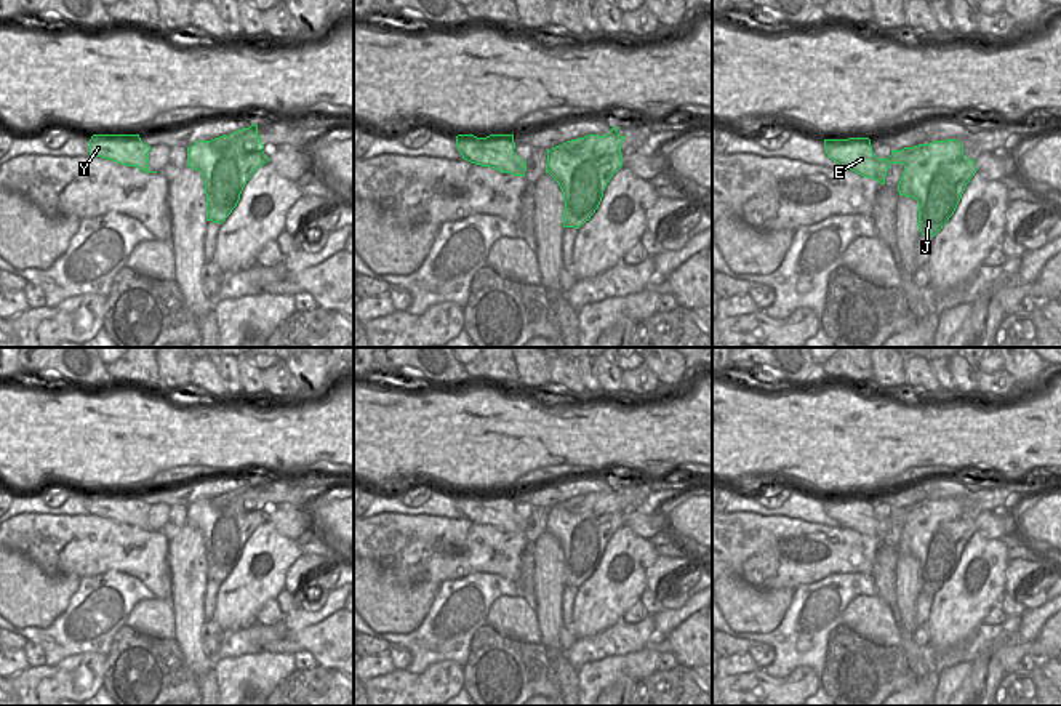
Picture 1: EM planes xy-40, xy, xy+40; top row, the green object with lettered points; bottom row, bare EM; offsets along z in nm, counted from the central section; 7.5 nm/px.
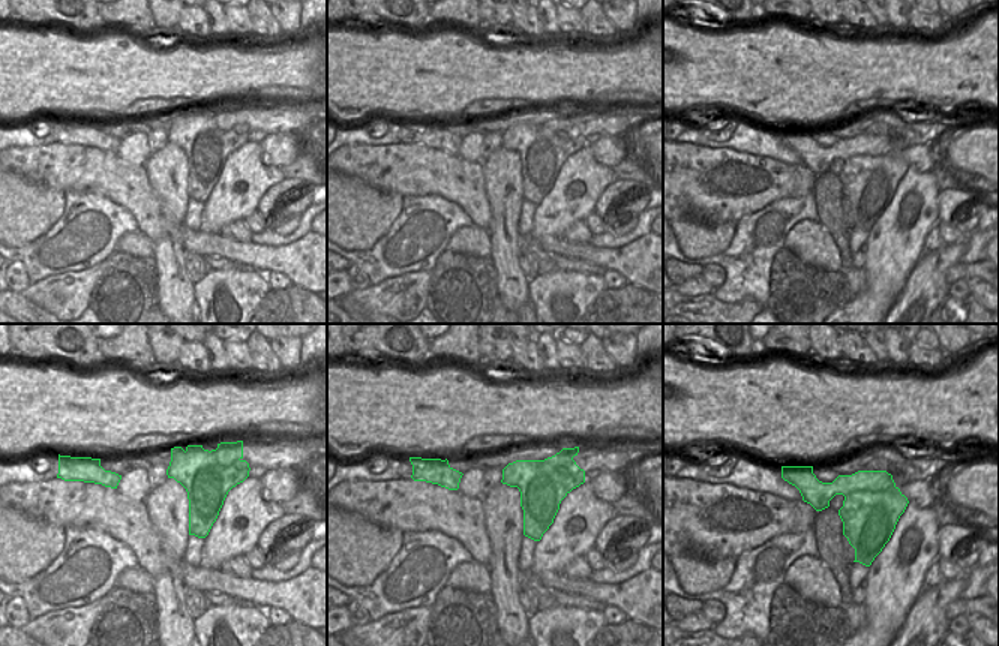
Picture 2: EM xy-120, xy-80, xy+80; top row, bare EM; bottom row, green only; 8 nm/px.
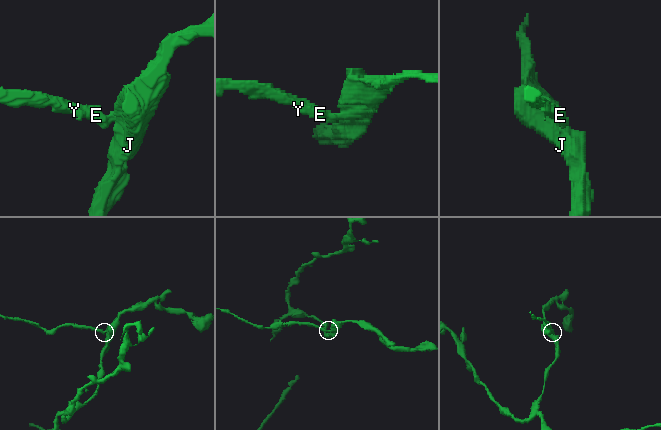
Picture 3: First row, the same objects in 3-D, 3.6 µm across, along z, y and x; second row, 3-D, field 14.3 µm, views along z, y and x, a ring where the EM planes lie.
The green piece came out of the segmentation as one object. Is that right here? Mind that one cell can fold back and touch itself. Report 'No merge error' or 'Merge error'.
Merge error.

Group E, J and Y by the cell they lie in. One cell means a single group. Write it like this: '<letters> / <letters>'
E Y / J

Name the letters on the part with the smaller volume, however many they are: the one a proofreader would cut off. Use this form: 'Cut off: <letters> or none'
Cut off: E, Y

